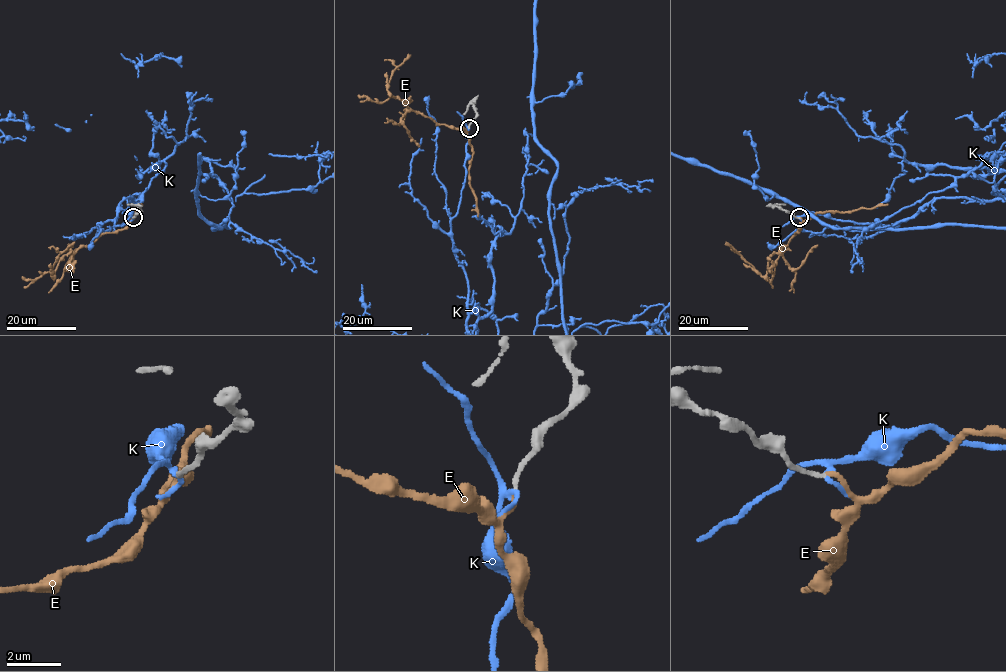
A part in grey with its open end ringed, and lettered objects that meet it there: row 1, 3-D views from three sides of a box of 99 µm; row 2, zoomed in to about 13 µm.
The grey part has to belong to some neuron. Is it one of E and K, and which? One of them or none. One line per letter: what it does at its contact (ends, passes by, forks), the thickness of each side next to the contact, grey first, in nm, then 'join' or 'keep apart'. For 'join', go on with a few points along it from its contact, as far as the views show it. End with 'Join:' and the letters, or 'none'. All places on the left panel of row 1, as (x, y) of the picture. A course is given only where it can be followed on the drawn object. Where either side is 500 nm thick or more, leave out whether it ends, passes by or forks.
E: it ends; calibres 140 and 180 nm; join; course (132, 218), (125, 227), (101, 234), (87, 246), (80, 246), (65, 255), (52, 276), (55, 259), (74, 241)
K: it forks; calibres 140 and 170 nm; keep apart
Join: E

